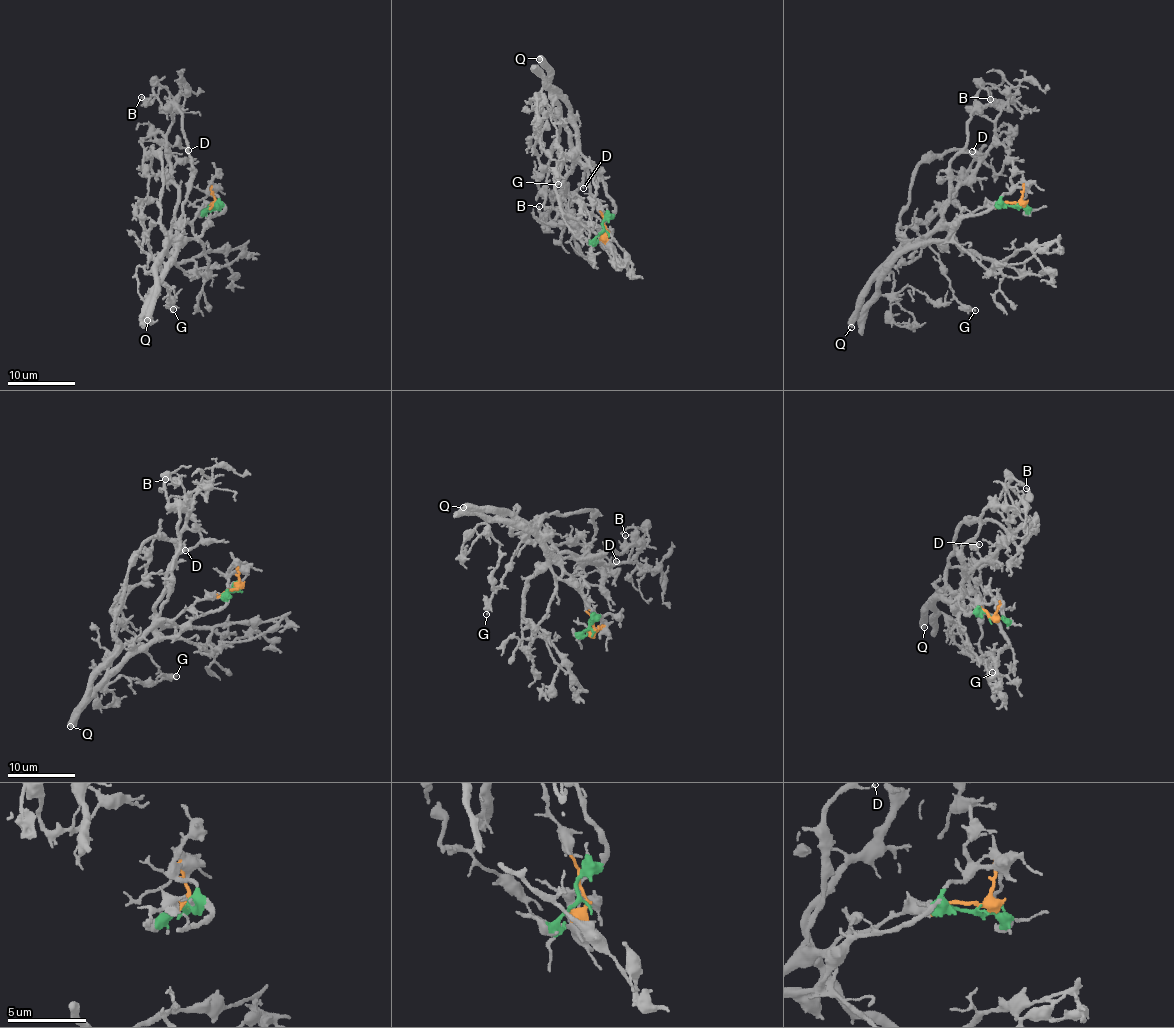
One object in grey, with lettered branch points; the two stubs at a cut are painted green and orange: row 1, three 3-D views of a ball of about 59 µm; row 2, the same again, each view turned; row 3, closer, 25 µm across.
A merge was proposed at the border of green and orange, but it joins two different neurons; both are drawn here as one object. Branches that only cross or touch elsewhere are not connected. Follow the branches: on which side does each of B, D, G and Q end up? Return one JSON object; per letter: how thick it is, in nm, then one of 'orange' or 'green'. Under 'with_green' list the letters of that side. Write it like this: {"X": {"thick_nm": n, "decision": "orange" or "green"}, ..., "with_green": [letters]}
{"B": {"thick_nm": 200, "decision": "orange"}, "D": {"thick_nm": 100, "decision": "orange"}, "G": {"thick_nm": 220, "decision": "orange"}, "Q": {"thick_nm": 500, "decision": "orange"}, "with_green": []}

